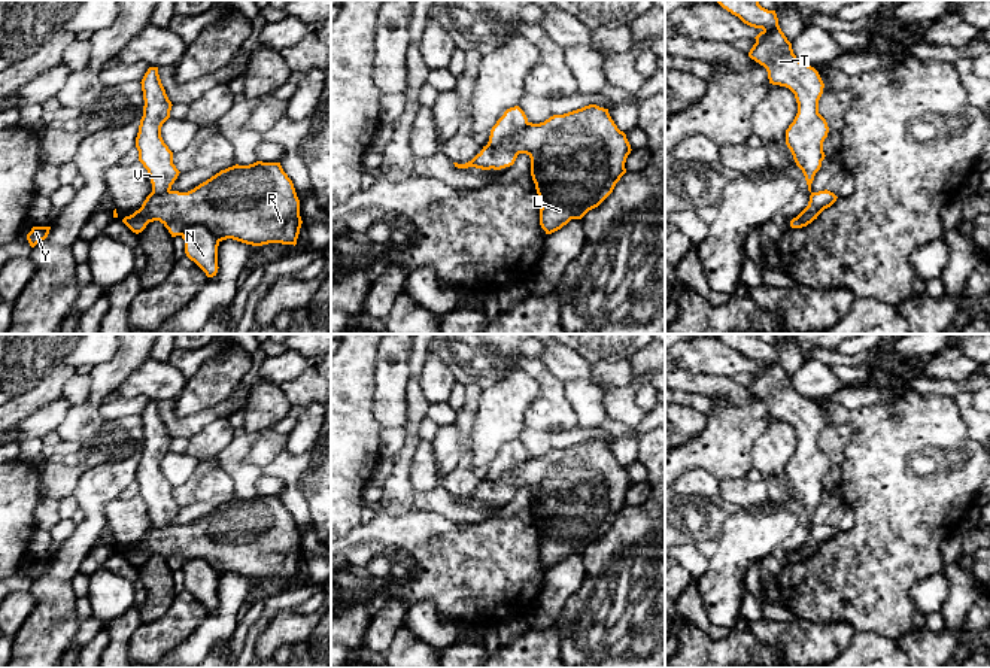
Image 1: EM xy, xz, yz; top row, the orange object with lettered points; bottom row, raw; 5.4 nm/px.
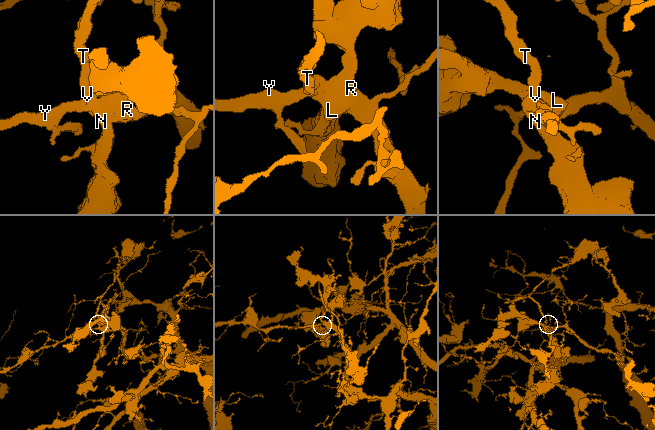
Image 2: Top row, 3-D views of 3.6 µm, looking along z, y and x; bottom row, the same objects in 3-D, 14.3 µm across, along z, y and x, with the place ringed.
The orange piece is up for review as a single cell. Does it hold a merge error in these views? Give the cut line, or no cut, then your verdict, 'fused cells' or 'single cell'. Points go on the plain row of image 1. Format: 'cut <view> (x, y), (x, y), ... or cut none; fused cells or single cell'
cut xy (179, 568), (190, 559), (203, 558), (219, 574); fused cells

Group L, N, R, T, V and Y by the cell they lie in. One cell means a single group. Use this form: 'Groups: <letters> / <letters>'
Groups: L R Y / N T V

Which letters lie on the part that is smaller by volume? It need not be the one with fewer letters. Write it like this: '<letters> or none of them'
N, T, V

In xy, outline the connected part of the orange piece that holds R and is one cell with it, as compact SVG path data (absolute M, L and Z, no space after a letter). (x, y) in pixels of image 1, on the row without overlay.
M262 495L249 500L236 498L221 504L188 526L149 528L139 544L122 553L136 568L154 555L160 555L171 571L180 570L189 559L201 558L219 576L233 573L252 580L268 577L295 580L303 558L300 534L292 514L283 505L280 497Z

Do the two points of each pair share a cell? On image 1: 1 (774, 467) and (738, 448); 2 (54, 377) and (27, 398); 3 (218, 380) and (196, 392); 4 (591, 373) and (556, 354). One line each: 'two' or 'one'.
1: two
2: one
3: one
4: one

